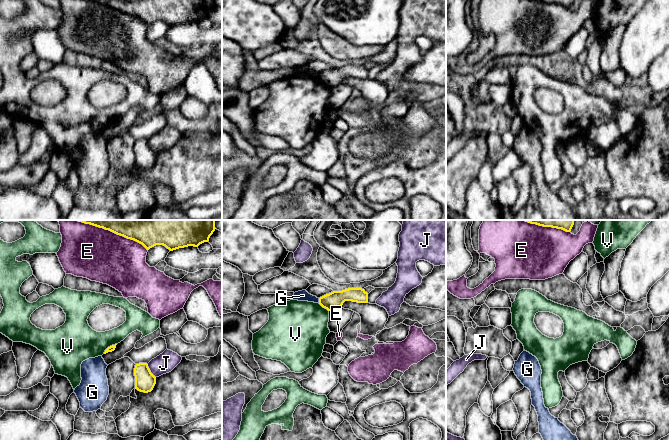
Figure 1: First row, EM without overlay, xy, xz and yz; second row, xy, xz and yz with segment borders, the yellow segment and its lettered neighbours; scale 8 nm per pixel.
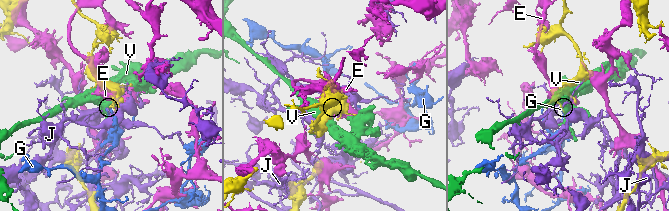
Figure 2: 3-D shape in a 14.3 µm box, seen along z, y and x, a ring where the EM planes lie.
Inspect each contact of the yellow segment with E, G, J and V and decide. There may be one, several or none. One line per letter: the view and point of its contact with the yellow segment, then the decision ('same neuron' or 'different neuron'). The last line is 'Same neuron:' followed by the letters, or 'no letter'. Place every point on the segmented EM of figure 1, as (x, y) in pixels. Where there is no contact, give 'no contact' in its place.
E: contact xy (110, 230); different neuron
G: contact xz (319, 300); different neuron
J: contact xy (150, 371); different neuron
V: contact xz (323, 307); different neuron
Same neuron: no letter

